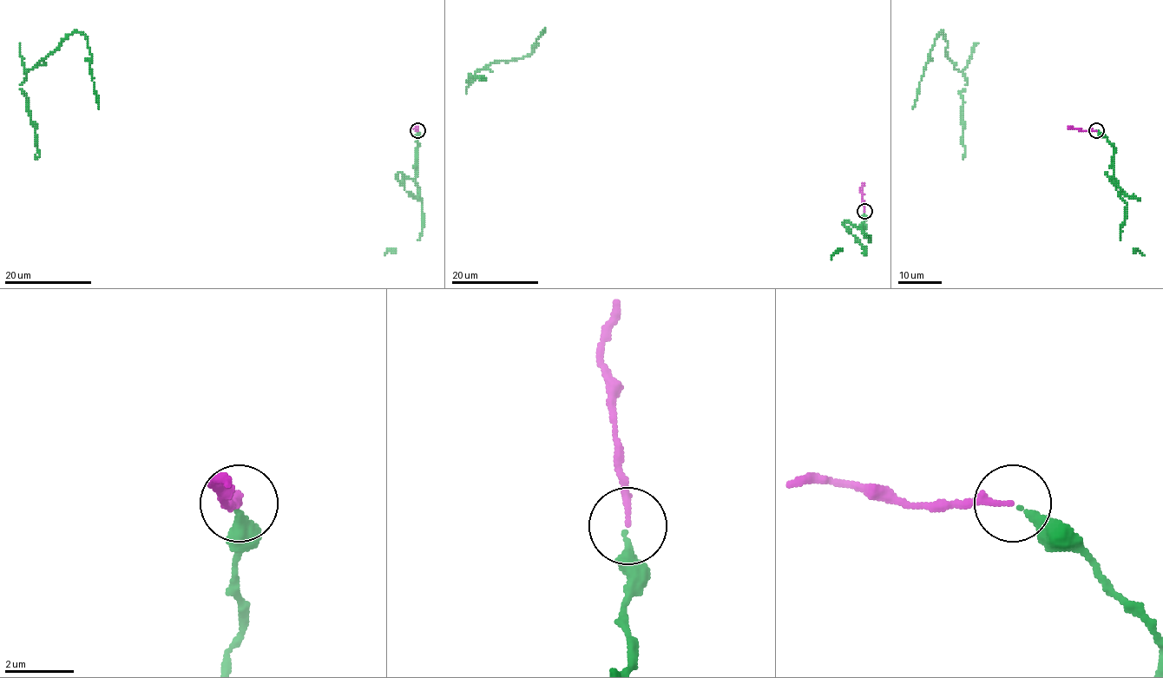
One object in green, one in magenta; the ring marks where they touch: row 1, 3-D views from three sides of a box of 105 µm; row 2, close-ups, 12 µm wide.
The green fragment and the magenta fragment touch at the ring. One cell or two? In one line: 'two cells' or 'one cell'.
one cell

